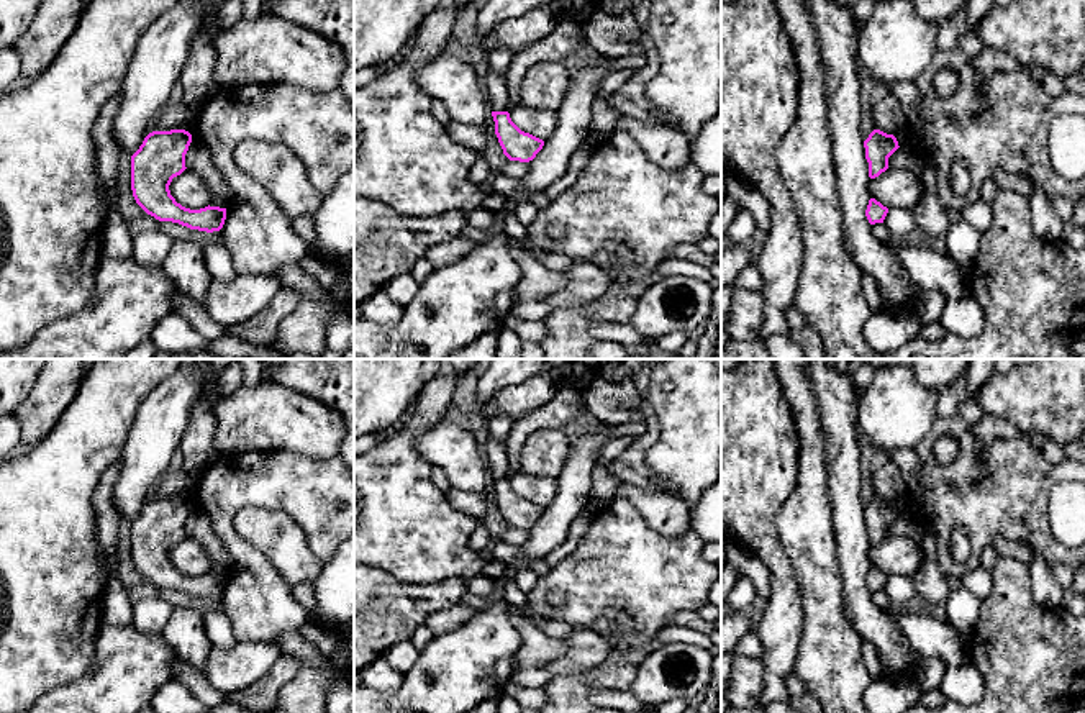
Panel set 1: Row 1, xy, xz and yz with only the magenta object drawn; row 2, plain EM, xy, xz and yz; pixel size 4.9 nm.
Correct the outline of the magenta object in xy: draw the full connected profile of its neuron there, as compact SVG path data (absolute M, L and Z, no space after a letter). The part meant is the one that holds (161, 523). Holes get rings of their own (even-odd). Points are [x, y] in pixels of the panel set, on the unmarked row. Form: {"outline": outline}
{"outline": "M185 497L152 498L131 523L131 557L136 570L159 588L172 588L190 597L220 598L226 575L190 577L175 569L169 552L185 534L192 502Z"}

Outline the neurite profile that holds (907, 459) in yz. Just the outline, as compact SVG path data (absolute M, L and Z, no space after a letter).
M897 449L892 454L888 454L888 459L892 459L901 470L901 477L908 485L908 495L916 493L919 490L918 470L921 464L915 449Z

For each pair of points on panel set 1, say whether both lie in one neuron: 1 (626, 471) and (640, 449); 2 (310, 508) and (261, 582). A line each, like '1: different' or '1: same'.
1: same
2: same

